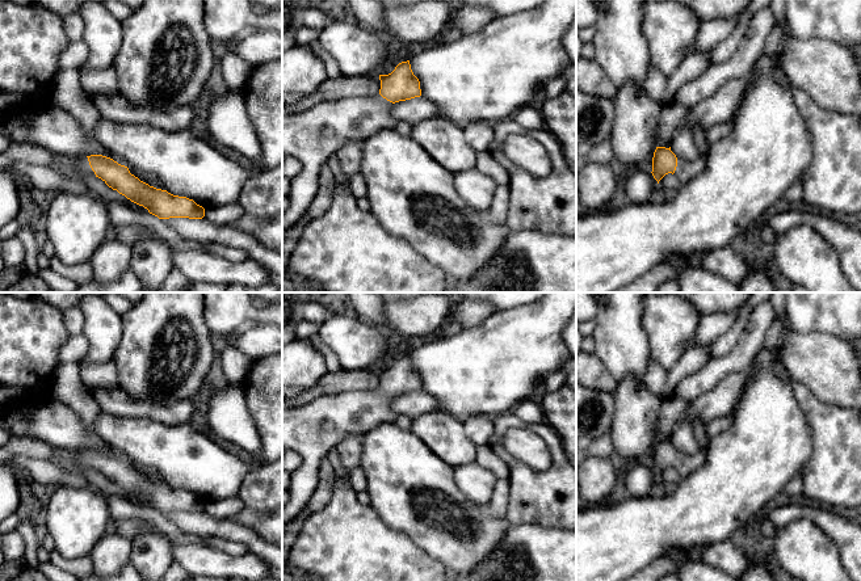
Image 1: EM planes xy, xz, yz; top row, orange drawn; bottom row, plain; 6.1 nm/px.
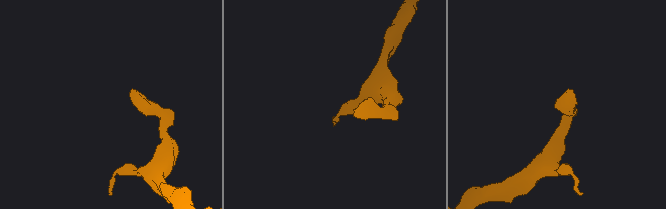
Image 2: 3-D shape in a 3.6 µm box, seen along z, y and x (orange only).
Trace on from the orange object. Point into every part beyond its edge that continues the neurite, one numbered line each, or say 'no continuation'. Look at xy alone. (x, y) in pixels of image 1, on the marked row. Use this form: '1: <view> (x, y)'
1: xy (67, 167)

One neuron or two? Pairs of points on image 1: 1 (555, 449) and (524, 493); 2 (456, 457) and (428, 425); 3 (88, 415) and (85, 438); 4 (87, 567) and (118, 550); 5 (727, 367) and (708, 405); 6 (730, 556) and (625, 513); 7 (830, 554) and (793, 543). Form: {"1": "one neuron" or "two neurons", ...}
{"1": "one neuron", "2": "one neuron", "3": "two neurons", "4": "two neurons", "5": "two neurons", "6": "two neurons", "7": "one neuron"}

